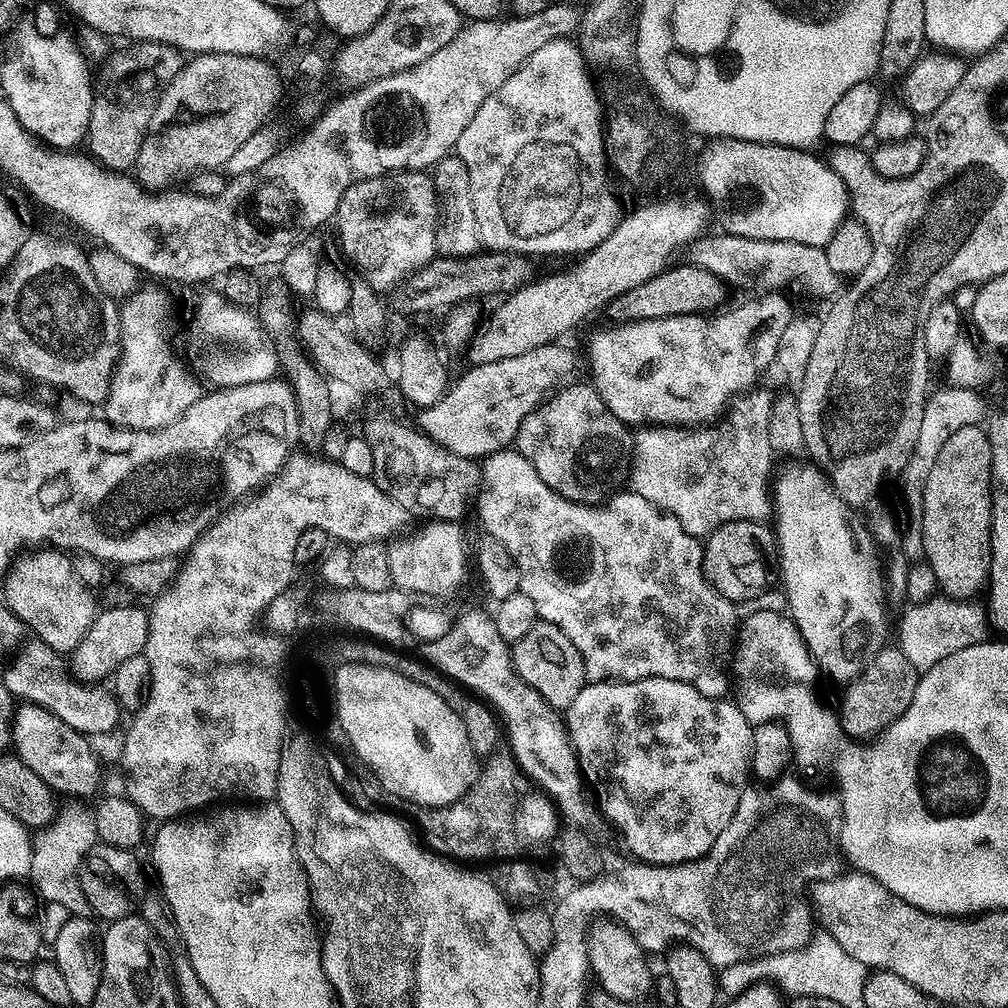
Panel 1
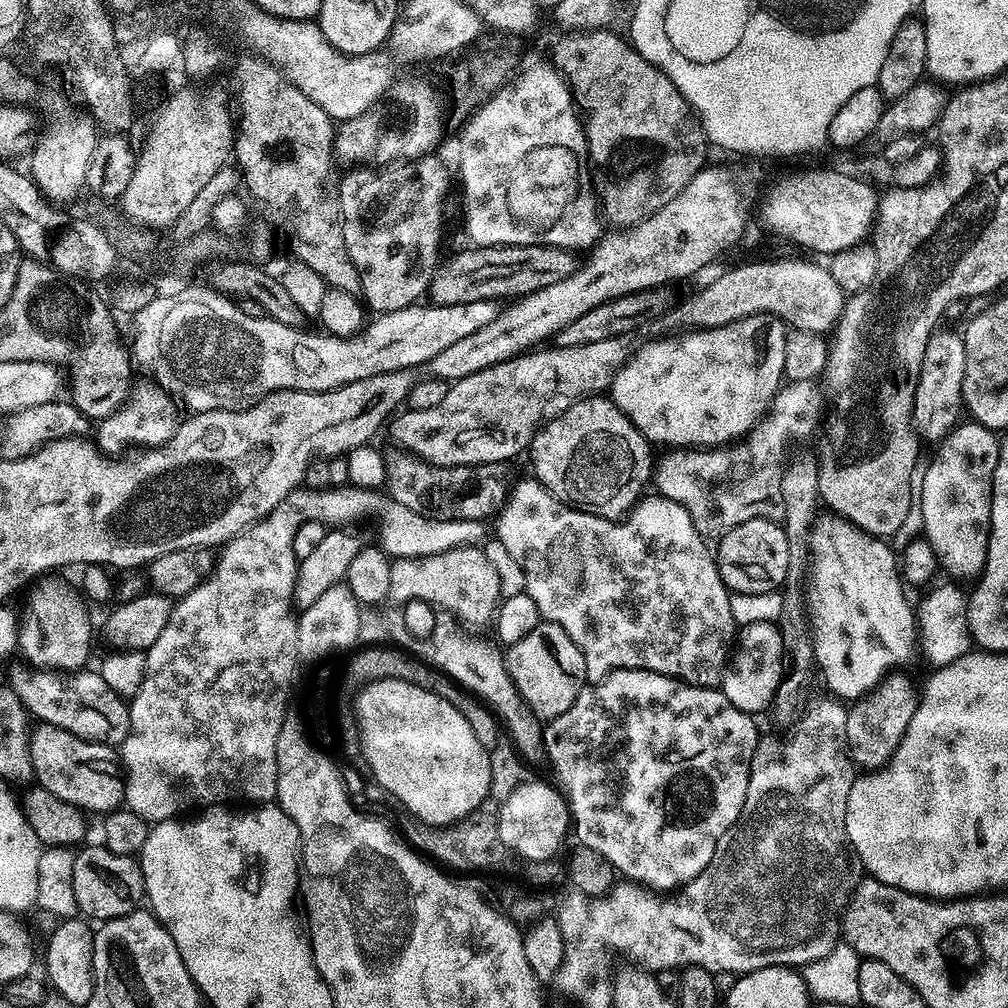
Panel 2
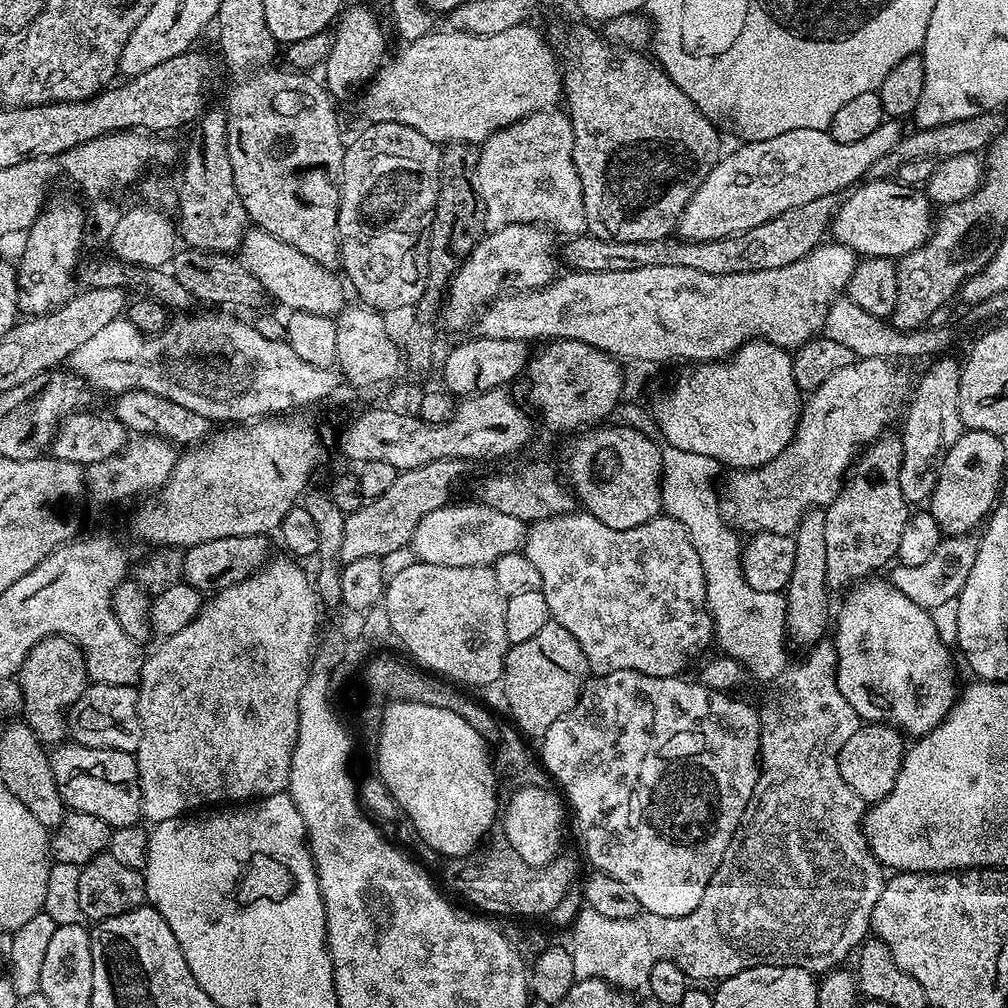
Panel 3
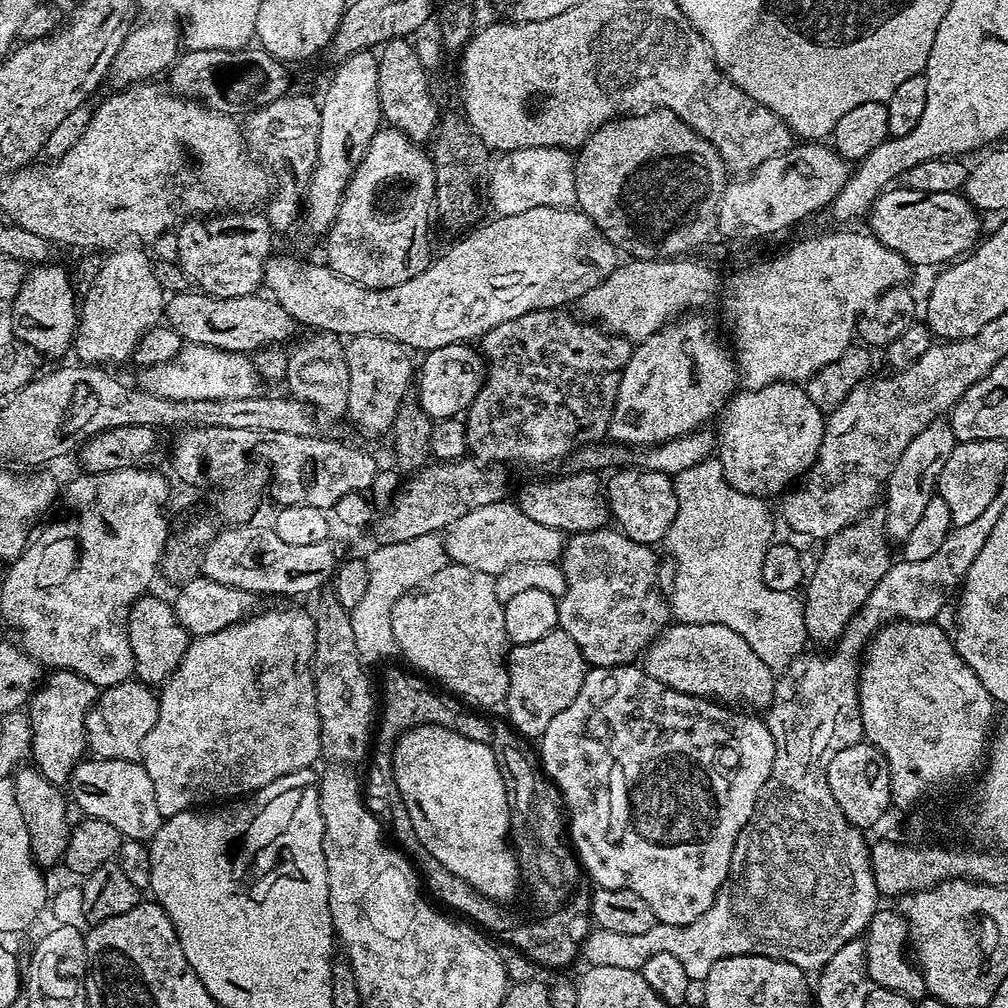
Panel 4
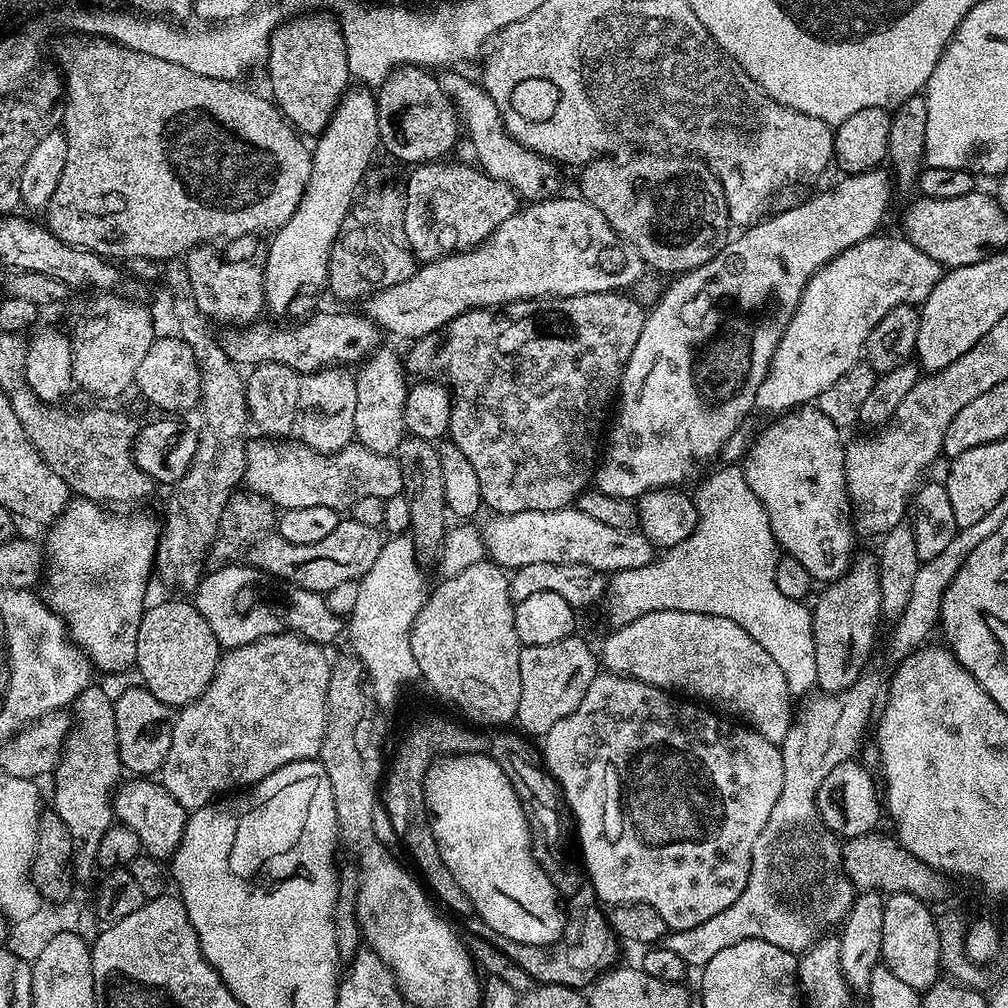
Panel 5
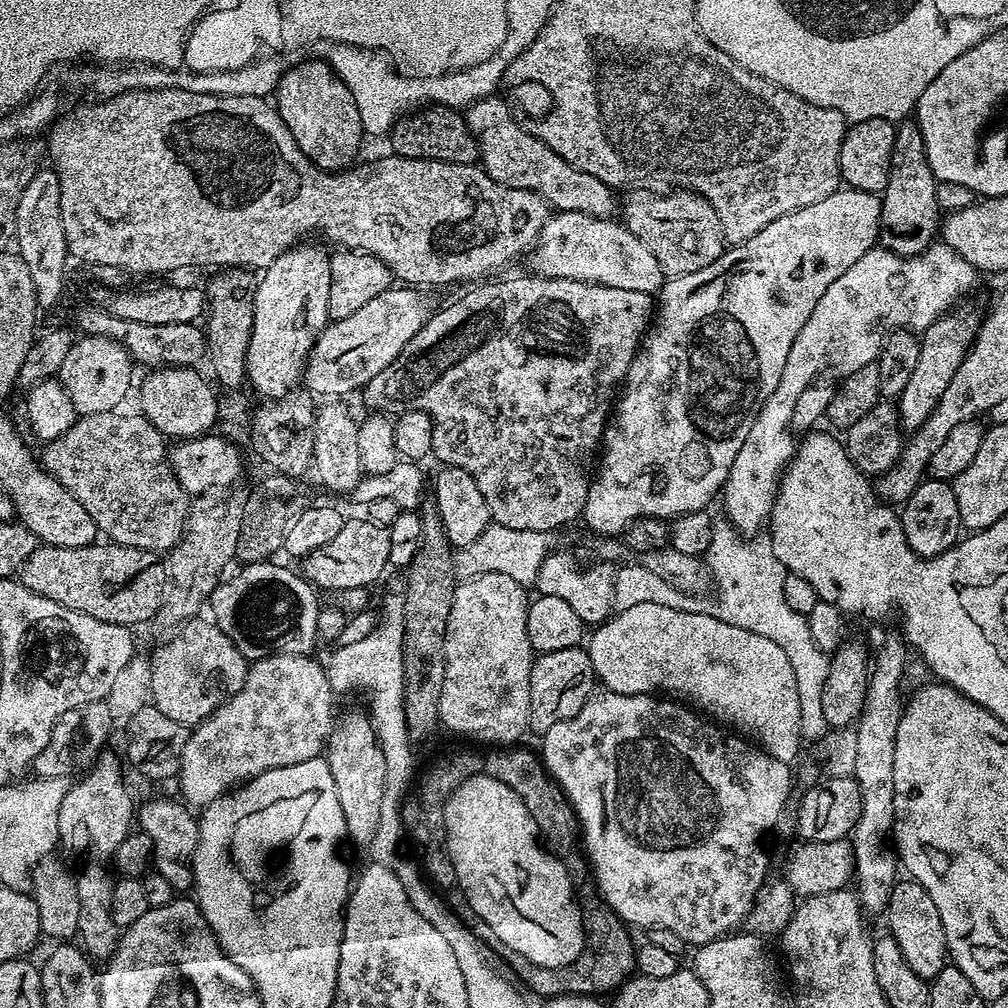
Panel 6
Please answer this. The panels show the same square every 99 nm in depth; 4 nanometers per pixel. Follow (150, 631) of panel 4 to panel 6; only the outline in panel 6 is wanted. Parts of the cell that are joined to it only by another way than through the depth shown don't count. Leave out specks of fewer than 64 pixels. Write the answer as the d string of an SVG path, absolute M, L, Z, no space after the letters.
M200 619L185 621L174 638L151 653L151 703L162 710L166 718L174 718L174 722L185 726L202 723L218 705L240 690L248 673L249 661L244 659L238 646L234 646L211 619Z

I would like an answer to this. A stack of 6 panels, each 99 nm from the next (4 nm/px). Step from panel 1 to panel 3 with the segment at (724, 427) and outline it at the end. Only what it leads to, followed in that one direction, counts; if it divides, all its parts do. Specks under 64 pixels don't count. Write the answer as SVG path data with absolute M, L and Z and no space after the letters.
M866 357L830 374L830 378L826 378L826 382L822 382L822 386L815 388L803 401L796 436L788 443L786 450L782 450L778 458L766 462L761 468L736 470L729 475L732 477L729 478L728 485L722 488L725 520L733 528L748 534L773 532L779 536L792 536L804 515L812 509L825 509L832 504L843 488L862 445L871 441L883 429L880 427L887 420L899 421L909 403L914 380L895 366L891 359Z

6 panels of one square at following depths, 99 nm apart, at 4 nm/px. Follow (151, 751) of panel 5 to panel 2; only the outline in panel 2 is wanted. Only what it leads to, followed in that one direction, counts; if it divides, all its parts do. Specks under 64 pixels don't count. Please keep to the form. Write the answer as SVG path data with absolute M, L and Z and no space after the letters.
M23 662L17 664L17 668L9 674L7 683L28 707L29 717L41 724L66 730L83 740L93 740L96 744L119 746L128 737L132 729L129 701L115 692L99 671L81 670L65 674L33 670Z

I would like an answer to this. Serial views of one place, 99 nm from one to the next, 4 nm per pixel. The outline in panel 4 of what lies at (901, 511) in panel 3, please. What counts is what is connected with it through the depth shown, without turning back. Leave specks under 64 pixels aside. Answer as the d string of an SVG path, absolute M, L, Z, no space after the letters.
M872 519L856 520L850 526L838 530L838 534L829 540L823 541L820 561L813 572L811 569L802 592L809 641L817 640L820 644L831 645L839 640L866 598L870 598L874 586L882 582L882 574L886 574L894 562L883 523L879 519Z

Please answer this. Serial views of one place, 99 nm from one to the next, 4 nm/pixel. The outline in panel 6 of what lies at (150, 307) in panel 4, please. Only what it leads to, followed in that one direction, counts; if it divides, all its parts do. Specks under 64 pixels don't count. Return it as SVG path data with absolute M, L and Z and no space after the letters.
M81 335L62 361L58 379L80 416L119 409L132 384L134 361L118 341L104 336Z

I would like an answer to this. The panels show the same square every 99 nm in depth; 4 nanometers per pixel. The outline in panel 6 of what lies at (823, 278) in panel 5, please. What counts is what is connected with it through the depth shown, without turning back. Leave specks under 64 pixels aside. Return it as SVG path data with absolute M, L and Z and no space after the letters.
M933 242L920 256L899 256L886 247L877 246L862 254L862 258L858 258L858 262L854 262L854 266L846 270L846 274L834 278L834 282L830 282L826 289L826 294L818 298L814 314L806 318L806 326L802 326L798 338L794 338L794 346L790 346L790 358L786 358L782 378L778 386L774 386L774 394L766 398L762 410L758 410L758 418L754 418L754 426L750 434L746 434L746 442L742 442L738 458L734 458L734 466L730 466L730 474L722 489L724 508L728 511L727 523L748 538L755 537L755 532L763 524L765 527L769 523L776 491L780 489L780 477L784 475L784 470L792 461L798 447L797 437L789 431L794 406L798 398L802 398L802 390L811 386L819 377L816 376L819 372L832 368L836 378L843 378L854 370L862 370L862 366L876 364L880 359L880 351L884 349L885 339L891 332L911 330L917 334L923 333L925 328L945 313L953 311L957 303L955 300L966 295L975 286L976 279L976 268L942 242Z

